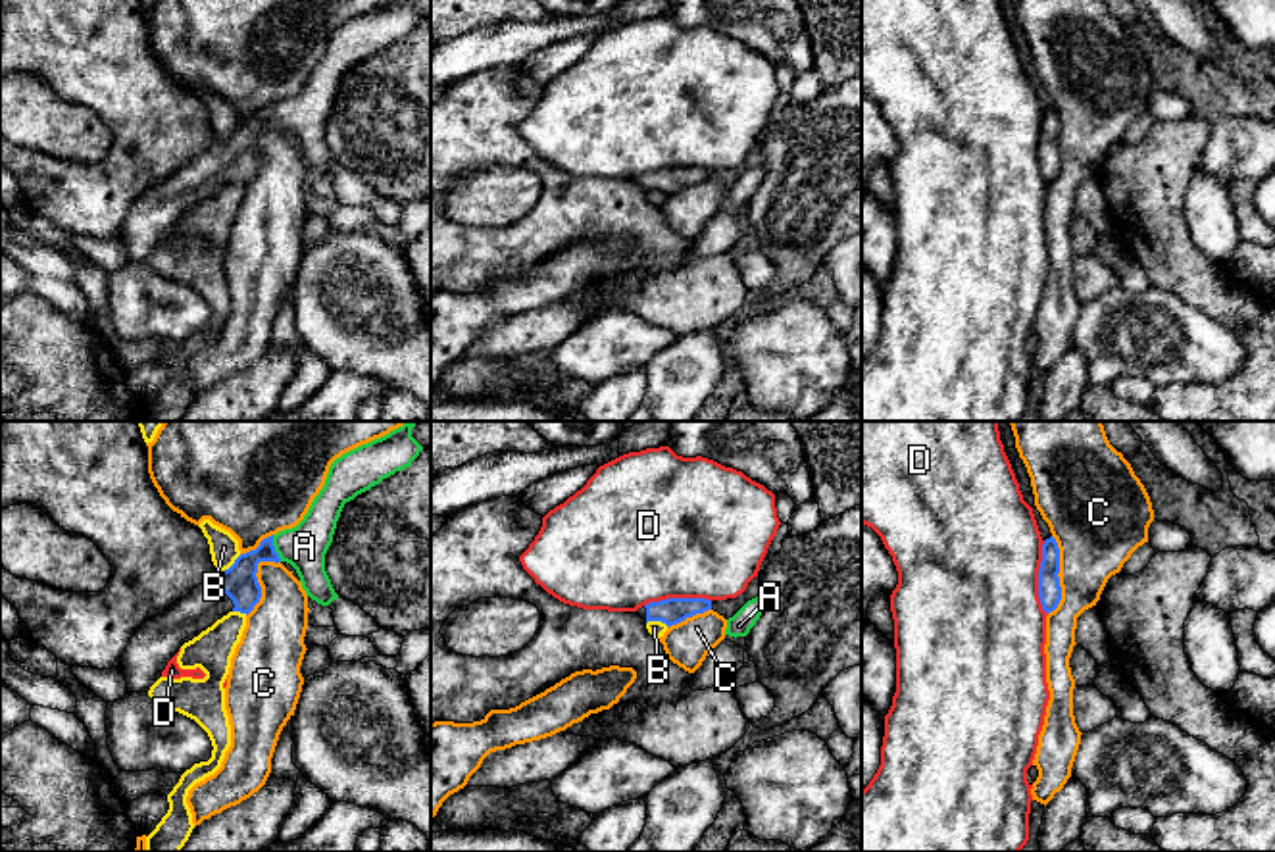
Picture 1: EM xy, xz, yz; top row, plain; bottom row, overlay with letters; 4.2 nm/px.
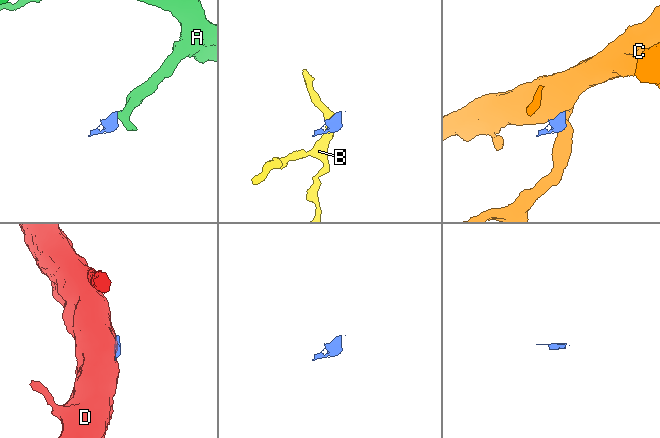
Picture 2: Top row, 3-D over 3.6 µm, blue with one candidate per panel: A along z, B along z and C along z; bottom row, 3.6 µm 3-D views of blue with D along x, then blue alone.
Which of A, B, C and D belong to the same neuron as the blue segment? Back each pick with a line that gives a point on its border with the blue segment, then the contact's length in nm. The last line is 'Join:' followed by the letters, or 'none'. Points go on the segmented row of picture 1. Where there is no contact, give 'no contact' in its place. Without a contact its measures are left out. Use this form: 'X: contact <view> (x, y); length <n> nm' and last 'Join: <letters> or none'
A: contact xy (274, 549); length 120 nm
Join: A

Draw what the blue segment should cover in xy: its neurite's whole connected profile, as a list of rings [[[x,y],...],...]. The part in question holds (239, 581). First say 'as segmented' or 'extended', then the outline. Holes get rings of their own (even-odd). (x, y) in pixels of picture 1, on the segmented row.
extended; [[[415,421],[337,458],[304,519],[240,554],[235,564],[192,589],[131,637],[119,669],[129,692],[148,692],[179,648],[229,612],[250,614],[262,598],[260,562],[290,564],[306,594],[321,606],[338,598],[325,571],[325,554],[346,502],[412,465],[423,446],[412,437]]]

